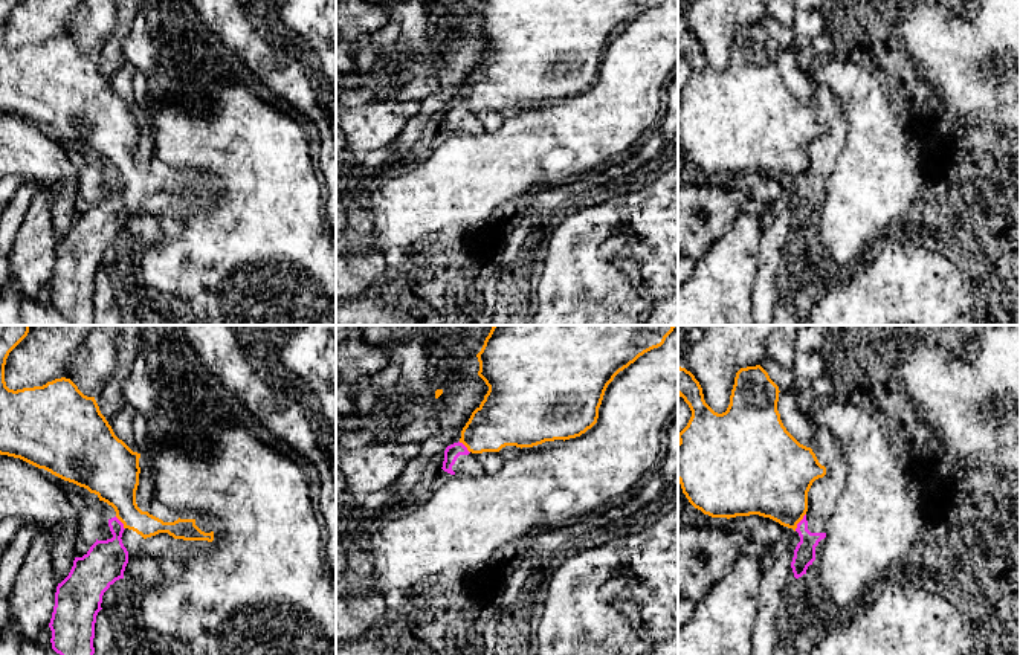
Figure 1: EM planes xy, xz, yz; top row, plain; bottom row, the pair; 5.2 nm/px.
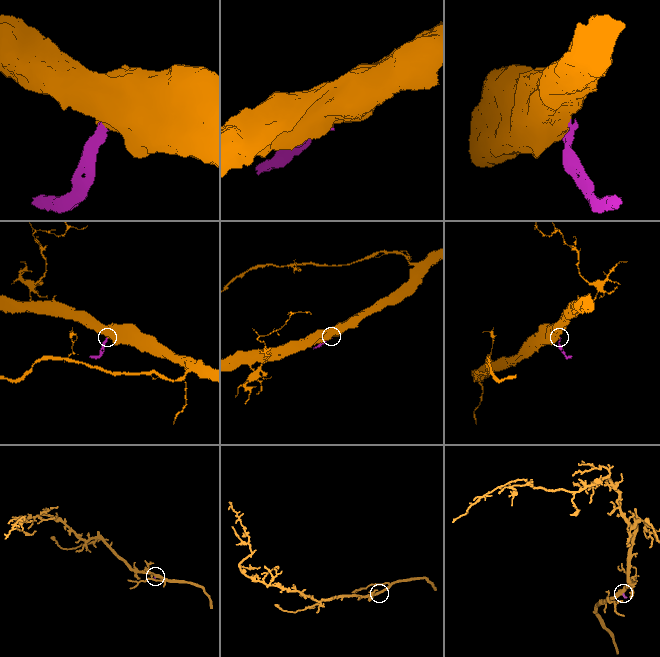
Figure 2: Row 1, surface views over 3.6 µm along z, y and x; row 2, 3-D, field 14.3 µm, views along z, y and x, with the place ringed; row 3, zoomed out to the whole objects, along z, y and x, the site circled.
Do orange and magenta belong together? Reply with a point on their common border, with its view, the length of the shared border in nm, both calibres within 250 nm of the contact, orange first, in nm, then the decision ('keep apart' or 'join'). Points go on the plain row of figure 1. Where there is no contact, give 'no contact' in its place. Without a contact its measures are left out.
meets orange in yz at (799, 179); contact 110 nm long; 380 nm thick on the orange side, 110 nm on the other; keep apart

